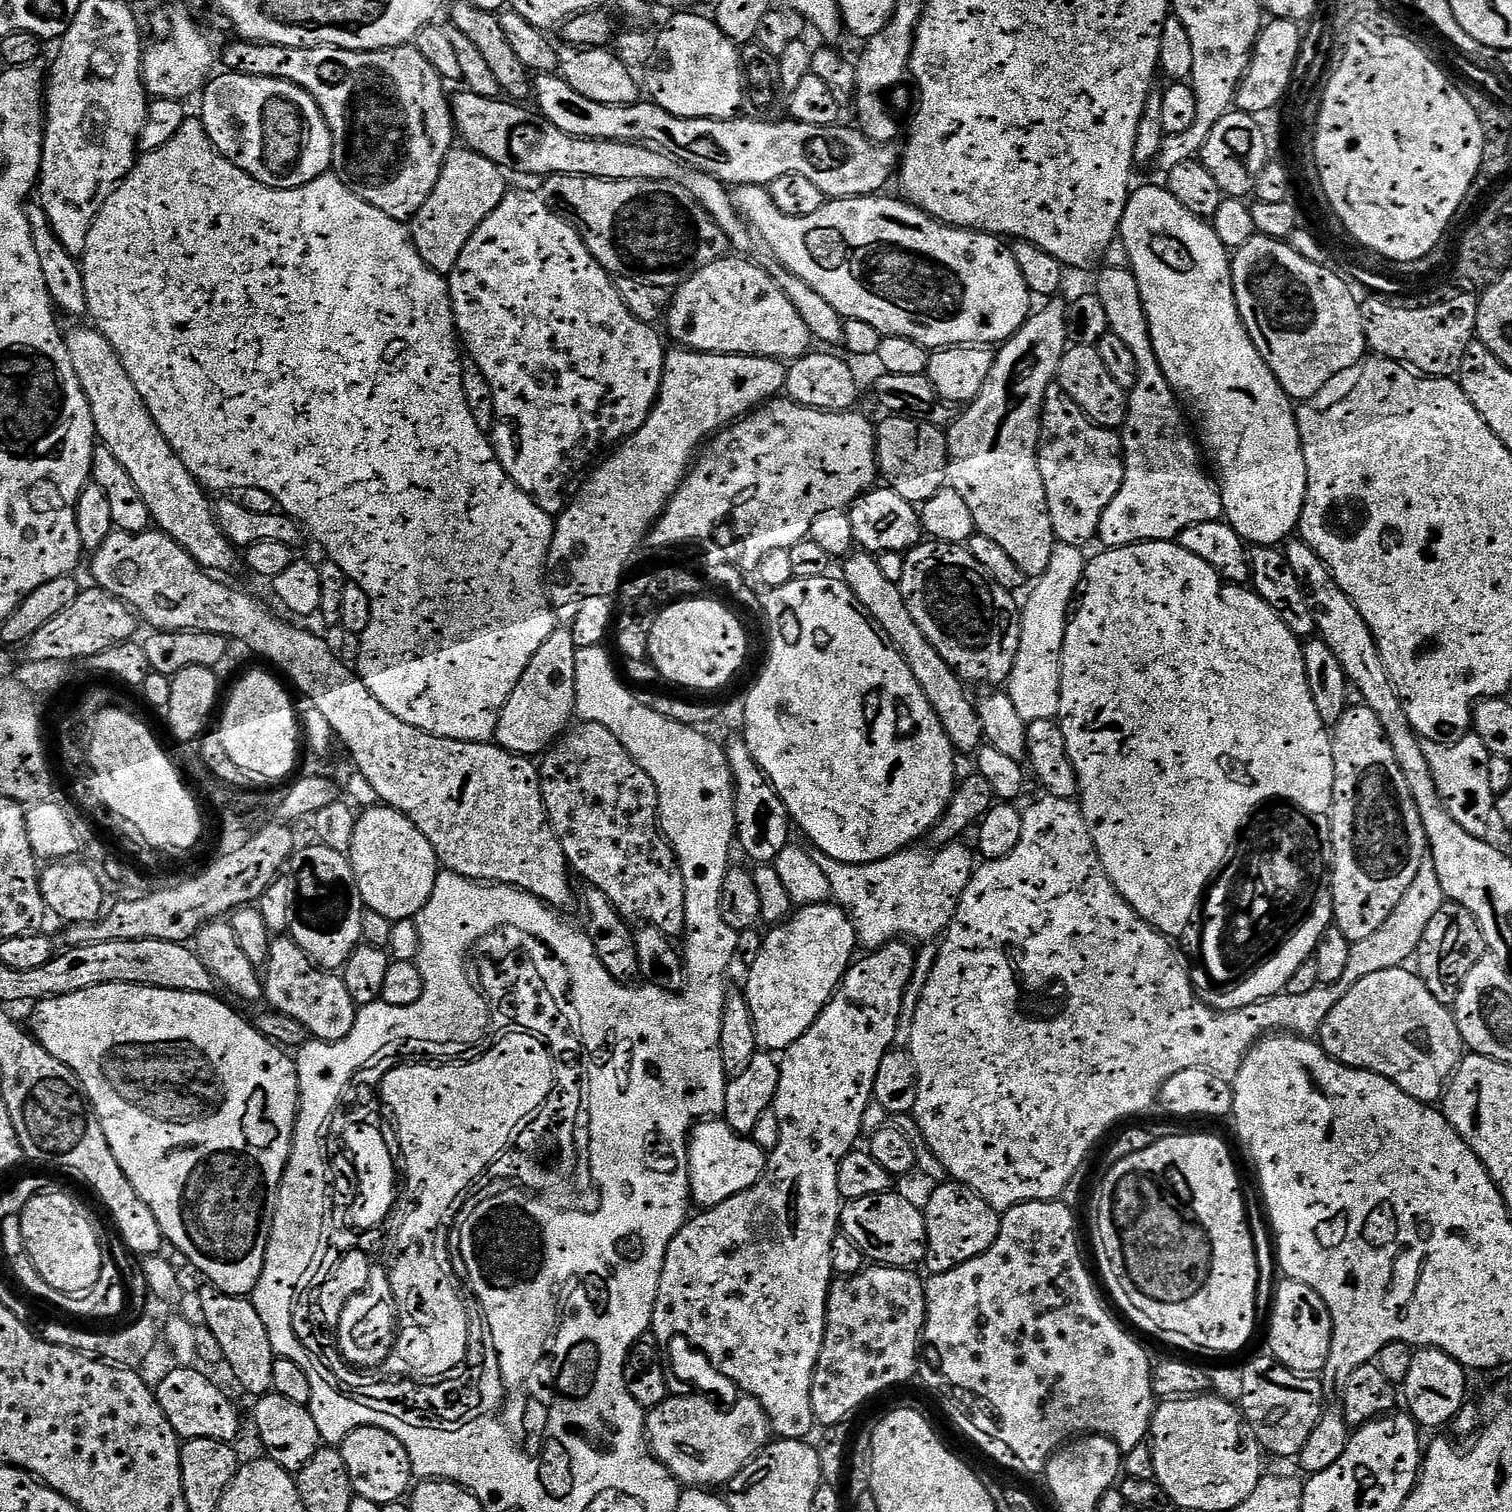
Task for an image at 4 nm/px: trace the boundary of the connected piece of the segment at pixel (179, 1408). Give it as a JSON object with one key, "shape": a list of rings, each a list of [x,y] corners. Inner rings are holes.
{"shape":[[[192,1369],[174,1370],[154,1389],[158,1402],[181,1441],[210,1438],[232,1444],[240,1436],[240,1412],[231,1395],[222,1393],[204,1374]]]}

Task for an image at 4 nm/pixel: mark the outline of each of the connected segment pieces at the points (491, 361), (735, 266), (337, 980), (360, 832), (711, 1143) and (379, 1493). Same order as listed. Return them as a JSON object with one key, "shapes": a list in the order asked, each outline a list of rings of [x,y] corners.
{"shapes":[[[[512,190],[505,191],[500,205],[484,219],[482,226],[478,226],[478,230],[474,230],[470,242],[466,242],[466,246],[454,266],[454,270],[447,277],[448,292],[452,296],[452,313],[456,315],[456,331],[459,339],[462,341],[467,355],[468,352],[472,355],[469,357],[472,357],[482,372],[486,374],[486,380],[490,382],[490,386],[494,390],[496,457],[500,459],[500,465],[508,472],[511,480],[527,496],[532,497],[533,502],[539,508],[546,510],[549,514],[563,512],[571,504],[572,497],[581,487],[589,469],[605,453],[633,436],[648,421],[648,415],[654,411],[664,383],[666,347],[664,348],[663,342],[660,341],[659,334],[652,332],[656,331],[653,325],[636,315],[623,291],[612,280],[615,280],[613,273],[606,271],[600,265],[596,255],[580,237],[576,225],[565,219],[543,195],[535,196],[532,192],[512,192]]],[[[725,258],[706,266],[675,289],[670,316],[676,319],[679,343],[697,354],[765,356],[777,362],[795,362],[808,355],[814,344],[813,334],[802,314],[798,314],[794,302],[785,294],[783,283],[748,260],[732,259]]],[[[280,934],[273,939],[268,962],[262,972],[262,983],[267,1007],[302,1022],[302,1026],[306,1026],[309,1035],[315,1039],[337,1044],[346,1038],[346,1034],[350,1034],[358,1019],[358,1005],[350,998],[343,975],[319,968],[297,946],[291,935]]],[[[376,806],[359,813],[350,859],[367,911],[399,922],[419,916],[428,899],[438,891],[438,861],[434,846],[396,808]]],[[[723,1118],[700,1121],[692,1129],[688,1146],[688,1177],[692,1182],[692,1196],[701,1209],[707,1210],[750,1190],[764,1176],[769,1153],[759,1148],[756,1141],[735,1132]]],[[[377,1426],[359,1428],[344,1439],[339,1449],[346,1462],[346,1470],[350,1474],[352,1490],[356,1496],[383,1506],[403,1501],[409,1495],[414,1484],[410,1454],[406,1446],[402,1446],[398,1438],[394,1438],[394,1434]]]]}

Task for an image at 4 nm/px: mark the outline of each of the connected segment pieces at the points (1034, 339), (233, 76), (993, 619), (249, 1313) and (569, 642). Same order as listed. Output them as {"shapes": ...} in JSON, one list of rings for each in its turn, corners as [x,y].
{"shapes":[[[[1060,298],[1049,299],[1045,304],[1048,305],[1041,312],[1039,309],[1029,316],[1027,322],[1007,342],[999,345],[986,386],[957,415],[946,432],[949,455],[956,455],[958,445],[962,450],[959,481],[955,481],[954,487],[971,506],[979,535],[998,542],[998,546],[1010,554],[1012,561],[1033,578],[1043,576],[1058,547],[1056,528],[1052,525],[1046,486],[1040,469],[1040,426],[1048,388],[1057,379],[1060,363],[1070,344],[1069,305],[1064,305]]],[[[235,70],[225,71],[225,76],[220,76],[208,89],[204,92],[204,105],[198,112],[199,119],[203,120],[204,128],[208,131],[208,136],[212,140],[212,144],[217,148],[223,156],[234,162],[242,170],[246,170],[248,174],[255,178],[258,182],[262,182],[271,188],[301,188],[310,182],[314,182],[319,176],[325,175],[329,171],[328,168],[332,164],[332,135],[334,129],[328,123],[328,119],[320,111],[320,105],[316,103],[316,99],[311,96],[306,89],[299,88],[294,82],[289,80],[279,80],[278,78],[262,78],[261,76],[245,76],[244,73]]],[[[943,542],[937,543],[936,548],[928,549],[925,546],[920,546],[915,549],[914,555],[917,556],[920,561],[915,564],[911,558],[905,559],[904,572],[898,576],[898,583],[900,586],[900,593],[902,598],[908,601],[908,609],[910,614],[914,618],[914,622],[918,622],[918,626],[926,634],[928,641],[935,646],[935,648],[942,654],[942,658],[951,666],[955,668],[957,673],[961,677],[969,678],[973,676],[976,680],[985,680],[986,683],[992,684],[988,686],[1000,686],[1007,681],[1008,677],[1012,675],[1012,668],[1016,665],[1016,655],[1020,649],[1020,622],[1021,617],[1018,615],[1018,604],[1016,608],[1016,600],[1009,589],[1003,588],[1003,586],[992,579],[983,568],[980,567],[978,558],[974,558],[974,554],[967,547],[959,544],[946,544]]],[[[204,1286],[200,1292],[200,1308],[204,1311],[203,1323],[218,1338],[224,1360],[234,1370],[240,1388],[248,1391],[252,1398],[266,1396],[273,1391],[274,1362],[278,1357],[270,1346],[270,1334],[266,1334],[266,1326],[262,1326],[262,1318],[258,1318],[258,1310],[251,1299],[231,1296],[221,1288]]],[[[560,626],[557,627],[556,632],[548,639],[547,642],[542,646],[542,650],[538,650],[538,654],[534,654],[534,658],[530,662],[530,666],[522,674],[522,678],[514,686],[514,694],[510,694],[510,698],[506,702],[506,706],[501,708],[500,721],[496,727],[496,734],[494,737],[495,743],[499,744],[501,748],[506,749],[508,752],[517,752],[519,756],[527,756],[529,758],[536,758],[536,755],[541,752],[541,754],[547,753],[551,749],[552,745],[560,739],[561,736],[565,735],[569,731],[570,725],[573,723],[576,716],[576,653],[578,649],[574,638],[572,637],[571,631],[567,627]]]]}

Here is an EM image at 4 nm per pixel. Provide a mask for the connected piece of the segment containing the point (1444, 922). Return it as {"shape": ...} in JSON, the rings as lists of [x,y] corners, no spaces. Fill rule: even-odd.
{"shape":[[[1445,902],[1442,910],[1430,918],[1430,926],[1426,926],[1426,934],[1422,934],[1420,948],[1414,957],[1418,974],[1426,982],[1430,994],[1444,1004],[1455,1005],[1456,995],[1460,993],[1462,982],[1476,963],[1486,954],[1484,935],[1480,923],[1460,904]]]}

